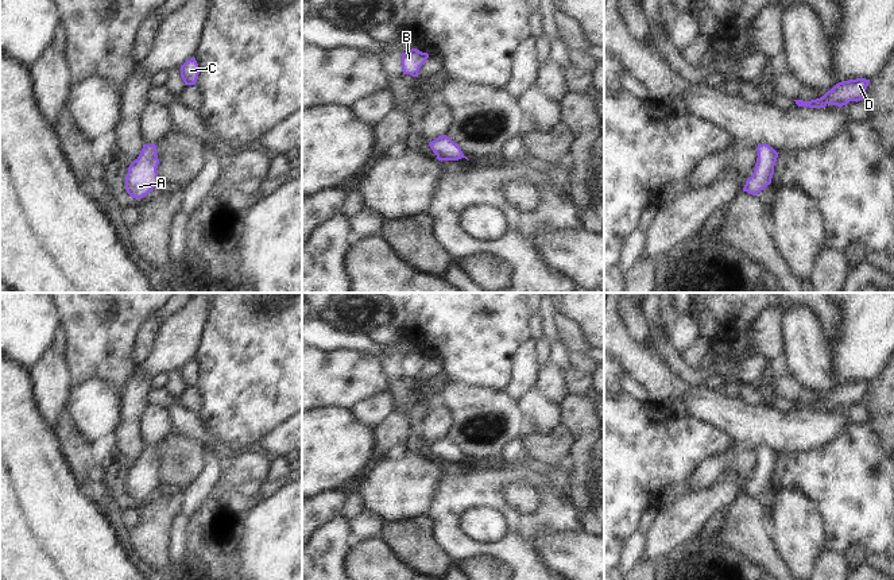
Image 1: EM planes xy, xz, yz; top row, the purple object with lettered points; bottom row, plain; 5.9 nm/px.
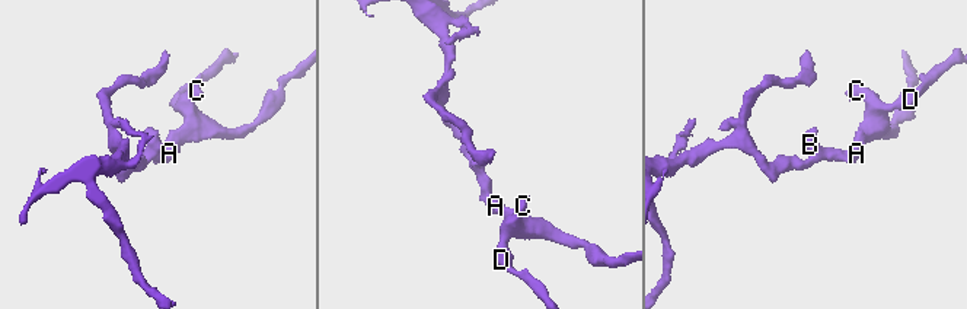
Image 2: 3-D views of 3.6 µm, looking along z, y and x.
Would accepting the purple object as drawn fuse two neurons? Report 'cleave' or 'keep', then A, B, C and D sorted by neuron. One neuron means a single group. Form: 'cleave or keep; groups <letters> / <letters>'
keep; groups A B C D

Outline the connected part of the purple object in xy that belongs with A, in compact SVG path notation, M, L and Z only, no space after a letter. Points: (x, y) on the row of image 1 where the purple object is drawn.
M144 144L138 159L133 161L125 175L125 190L133 198L143 198L154 187L160 186L156 167L159 159L155 144Z

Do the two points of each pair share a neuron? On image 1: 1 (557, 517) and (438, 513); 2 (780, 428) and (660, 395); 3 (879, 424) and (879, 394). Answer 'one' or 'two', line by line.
1: one
2: one
3: one

